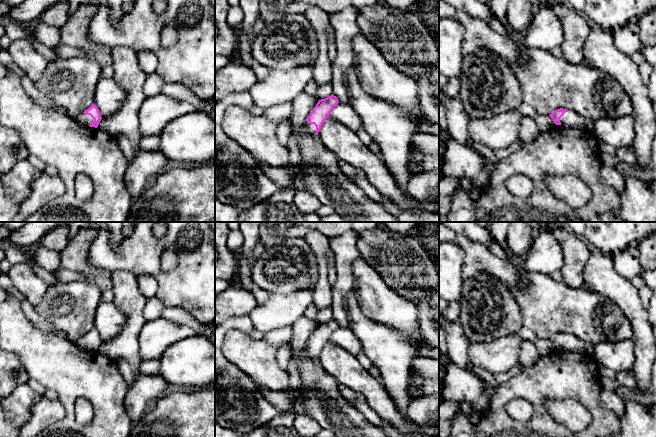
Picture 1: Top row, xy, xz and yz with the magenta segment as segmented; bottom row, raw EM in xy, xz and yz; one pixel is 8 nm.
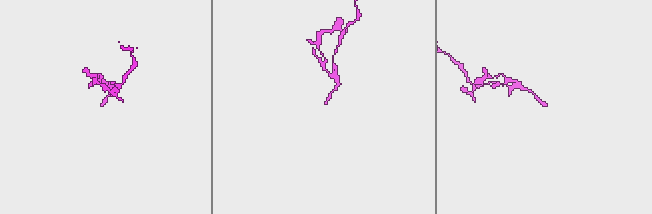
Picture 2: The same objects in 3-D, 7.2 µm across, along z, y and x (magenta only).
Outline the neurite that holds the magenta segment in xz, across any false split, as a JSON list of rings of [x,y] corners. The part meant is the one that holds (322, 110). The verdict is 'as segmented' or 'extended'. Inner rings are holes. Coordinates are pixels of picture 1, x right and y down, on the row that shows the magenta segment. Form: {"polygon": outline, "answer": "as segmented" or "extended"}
{"polygon": [[[333,94],[325,99],[319,100],[310,115],[307,117],[306,125],[304,127],[292,130],[291,136],[289,137],[286,145],[289,153],[288,166],[299,165],[301,162],[299,144],[303,132],[306,131],[310,135],[318,135],[323,123],[327,118],[329,118],[333,107],[338,103],[339,101],[337,97]]], "answer": "extended"}

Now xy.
{"polygon": [[[93,104],[88,109],[86,109],[83,113],[74,117],[74,119],[82,125],[97,128],[102,117],[97,106]]], "answer": "extended"}

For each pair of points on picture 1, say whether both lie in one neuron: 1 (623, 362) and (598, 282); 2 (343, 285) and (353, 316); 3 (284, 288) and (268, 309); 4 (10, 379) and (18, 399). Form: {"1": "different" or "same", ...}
{"1": "different", "2": "different", "3": "different", "4": "different"}

